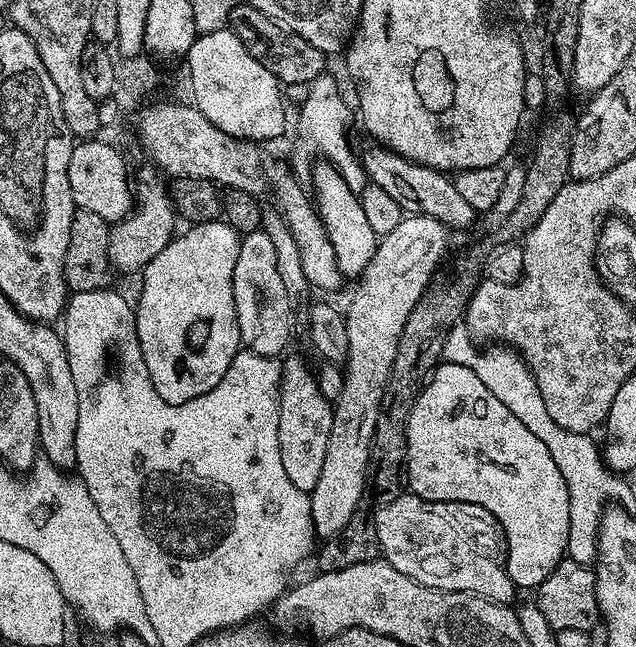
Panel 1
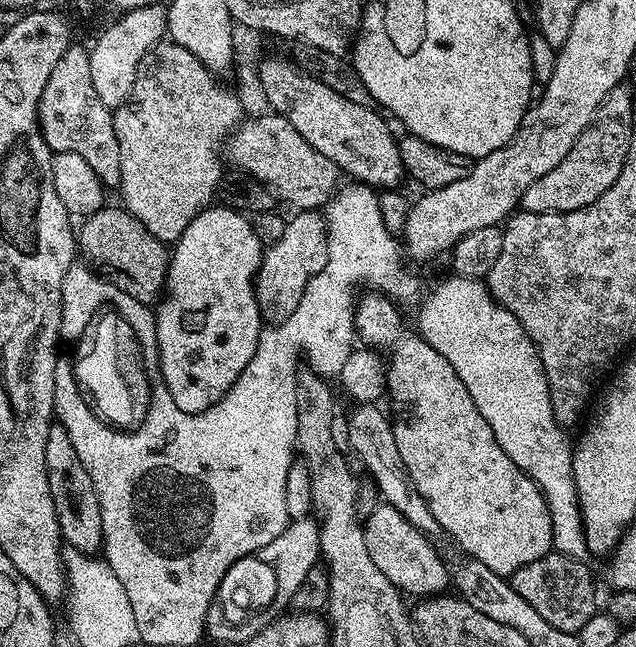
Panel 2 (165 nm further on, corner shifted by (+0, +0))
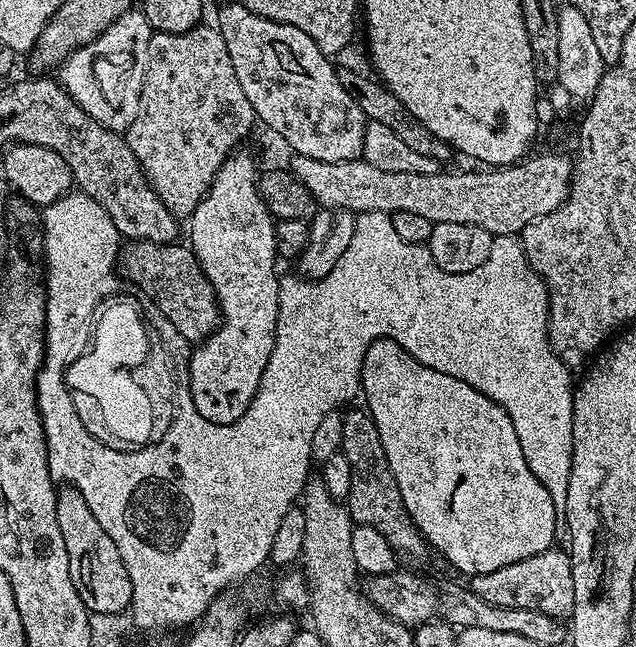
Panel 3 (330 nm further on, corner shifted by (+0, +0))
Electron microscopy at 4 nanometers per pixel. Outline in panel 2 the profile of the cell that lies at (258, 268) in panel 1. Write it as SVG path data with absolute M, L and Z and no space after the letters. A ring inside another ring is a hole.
M300 210L295 213L296 217L288 220L286 230L278 242L267 245L266 251L260 257L260 270L258 273L258 299L260 302L260 315L268 322L281 322L290 318L294 310L302 302L302 294L310 282L312 276L318 275L322 266L328 261L328 245L330 237L328 224L324 221L323 215L316 210Z

